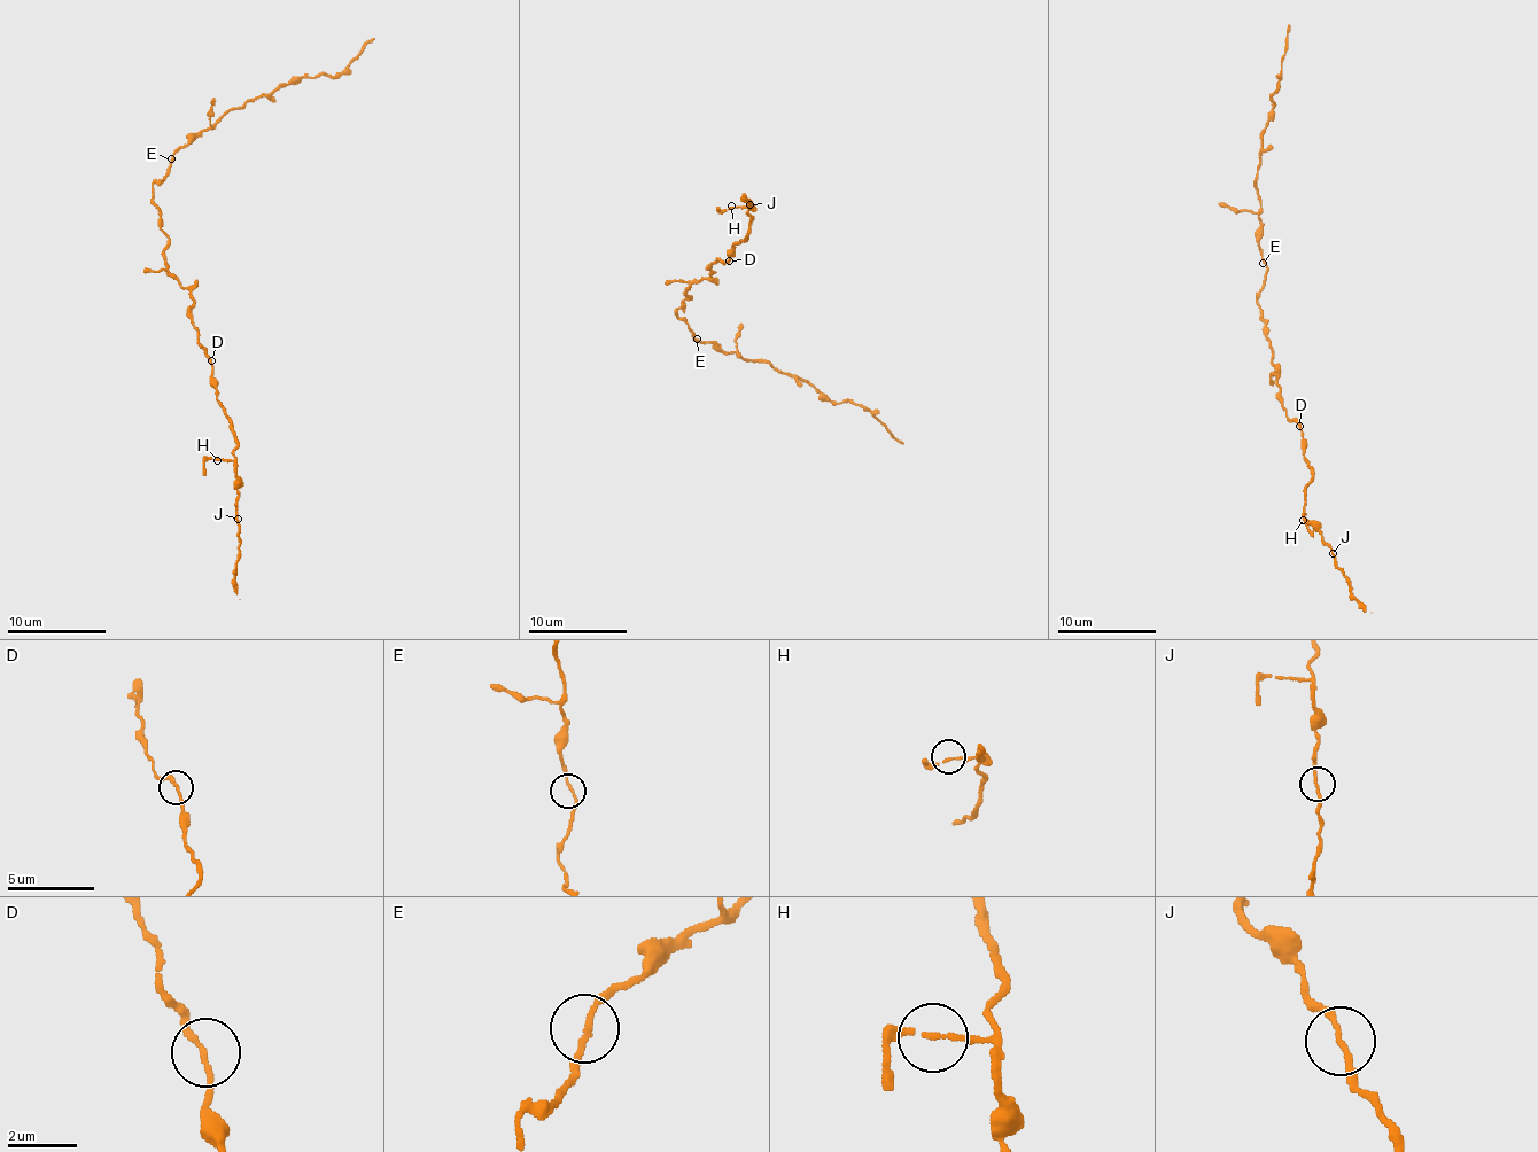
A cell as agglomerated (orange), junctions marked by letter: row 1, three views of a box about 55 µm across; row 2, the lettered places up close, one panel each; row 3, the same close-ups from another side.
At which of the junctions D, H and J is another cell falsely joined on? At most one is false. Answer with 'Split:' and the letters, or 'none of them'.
Split: none of them

